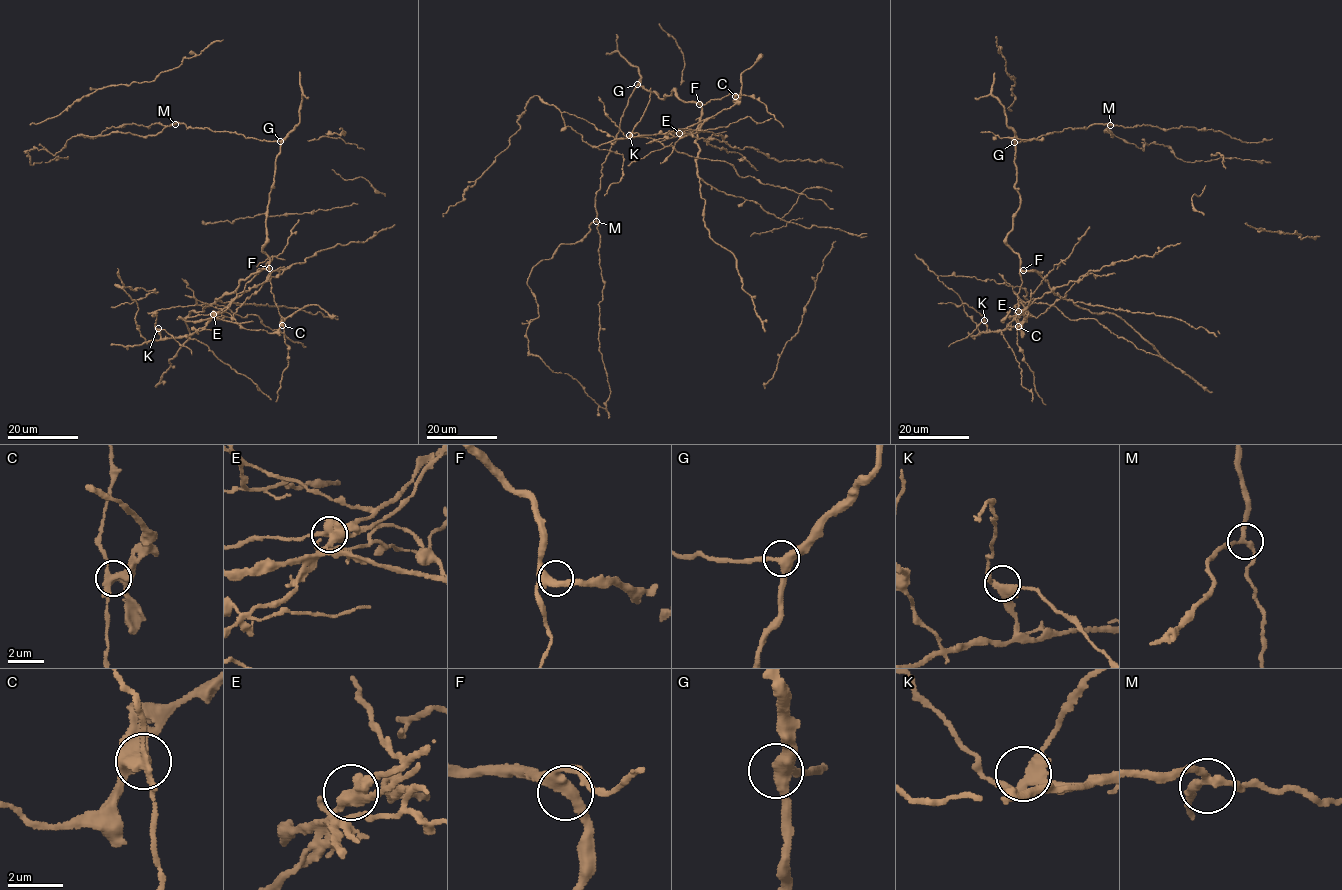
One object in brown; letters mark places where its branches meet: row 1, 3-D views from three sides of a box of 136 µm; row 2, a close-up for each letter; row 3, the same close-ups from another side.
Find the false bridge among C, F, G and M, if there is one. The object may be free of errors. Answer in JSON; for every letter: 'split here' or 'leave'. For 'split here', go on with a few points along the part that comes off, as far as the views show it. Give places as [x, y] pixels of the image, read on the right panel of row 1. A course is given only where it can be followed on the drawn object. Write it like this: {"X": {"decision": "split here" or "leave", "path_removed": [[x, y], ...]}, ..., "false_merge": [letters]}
{"C": {"decision": "split here"}, "F": {"decision": "leave"}, "G": {"decision": "leave"}, "M": {"decision": "leave"}, "false_merge": ["C"]}

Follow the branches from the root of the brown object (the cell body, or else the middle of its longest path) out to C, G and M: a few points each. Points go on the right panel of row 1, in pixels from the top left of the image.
C: (1018, 293), (1016, 319), (1018, 326)
G: (1018, 293), (1020, 259), (1006, 243), (1019, 204), (1014, 187), (1014, 142)
M: (1018, 293), (1020, 259), (1006, 243), (1019, 204), (1014, 187), (1015, 143), (1064, 128), (1110, 125)

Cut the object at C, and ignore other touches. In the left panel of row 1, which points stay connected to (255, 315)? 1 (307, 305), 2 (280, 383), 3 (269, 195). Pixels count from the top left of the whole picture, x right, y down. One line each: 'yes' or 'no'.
1: yes
2: no
3: no

